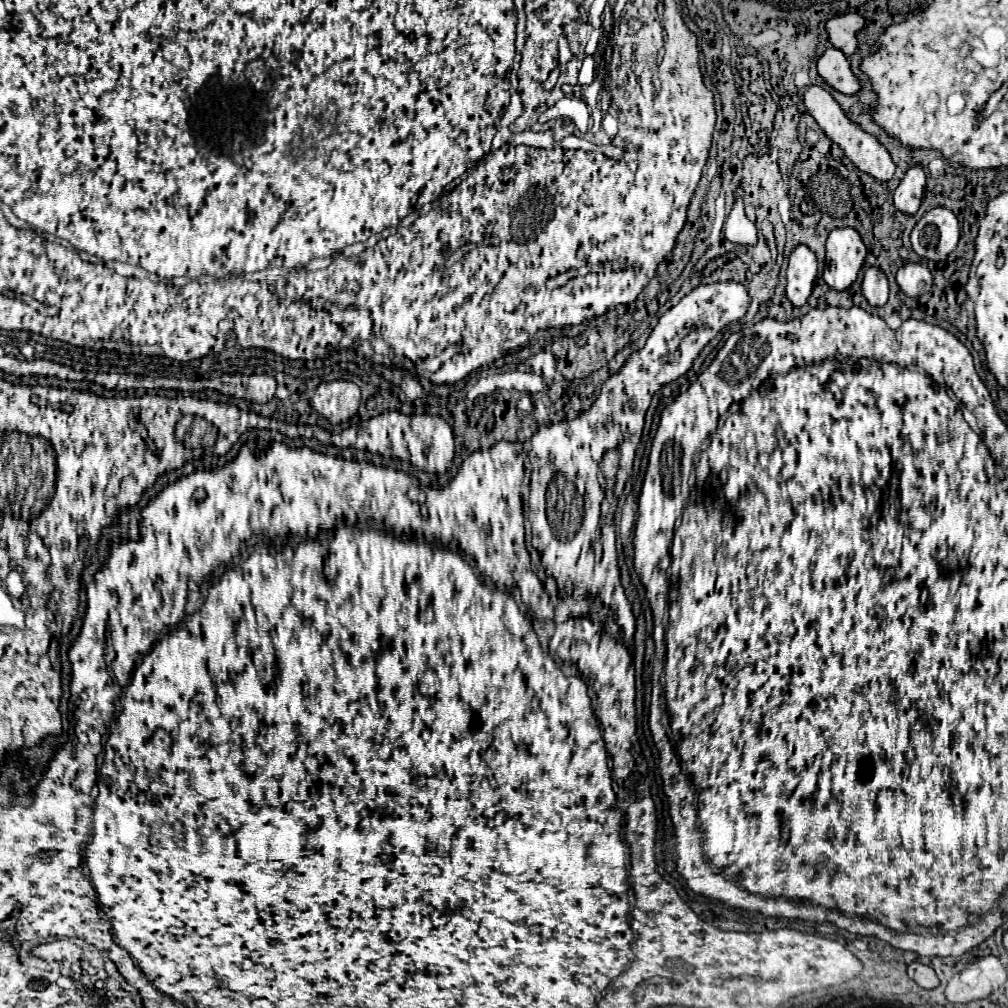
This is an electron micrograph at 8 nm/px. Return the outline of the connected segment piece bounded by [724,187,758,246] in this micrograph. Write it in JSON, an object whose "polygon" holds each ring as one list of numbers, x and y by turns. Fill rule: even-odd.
{"polygon":[[738,187,736,203,728,215,728,221,724,223,724,235,732,243,753,246,758,241,758,229,744,213,742,193,742,187]]}

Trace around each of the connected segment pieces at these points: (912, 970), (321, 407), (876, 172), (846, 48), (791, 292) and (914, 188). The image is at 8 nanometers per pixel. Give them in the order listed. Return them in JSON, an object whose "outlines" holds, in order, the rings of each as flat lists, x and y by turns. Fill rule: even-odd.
{"outlines":[[[914,961,914,963,908,965,908,975,910,975,912,981,916,981,924,989,934,989,940,983,936,973,934,973,934,969,924,965,924,963,920,963,920,961]],[[352,381,320,383,312,395,312,409,334,425,348,421,352,415,356,415,358,405,360,389]],[[818,85,808,87,808,91,804,93,804,105,806,105,808,113,818,121,818,125,826,131,826,135,828,135,834,143,838,143,838,145,844,149,846,157,848,157,860,171,864,171,864,173,868,173,868,175,872,175,872,177,876,177,876,179,880,179,880,181,890,181,890,179,892,179,896,165,894,165,894,161,892,161,888,149,886,149,874,135,866,133,860,125,856,125,856,123,842,111,842,107,838,105,838,101,836,101,826,89,822,89,822,87,818,87]],[[848,13,842,17,834,17,826,23,826,31,830,35,830,43,846,55,858,51,858,31,864,29,866,19,856,13]],[[798,245,790,255,790,263,786,271,788,277,786,295,794,307,802,307,808,301,816,275,818,275,816,255,806,245]],[[914,165,910,167,900,185,894,191,894,205,896,209,900,209,902,213,910,213,914,215,922,203,924,197,924,187,926,187,926,173,922,169,922,165]]]}

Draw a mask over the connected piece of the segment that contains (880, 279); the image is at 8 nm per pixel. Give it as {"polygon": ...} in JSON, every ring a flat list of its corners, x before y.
{"polygon":[[878,267,866,269,864,281,862,281,862,293,870,305,876,305,876,307,886,305,886,301,888,301,888,279]]}

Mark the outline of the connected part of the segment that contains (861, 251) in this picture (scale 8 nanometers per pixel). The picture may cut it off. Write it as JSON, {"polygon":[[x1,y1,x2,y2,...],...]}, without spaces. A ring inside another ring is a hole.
{"polygon":[[852,227,834,229,828,235,826,243,824,281,836,291,848,289,856,281,858,271,864,265,866,253,868,253,866,245,856,229]]}

